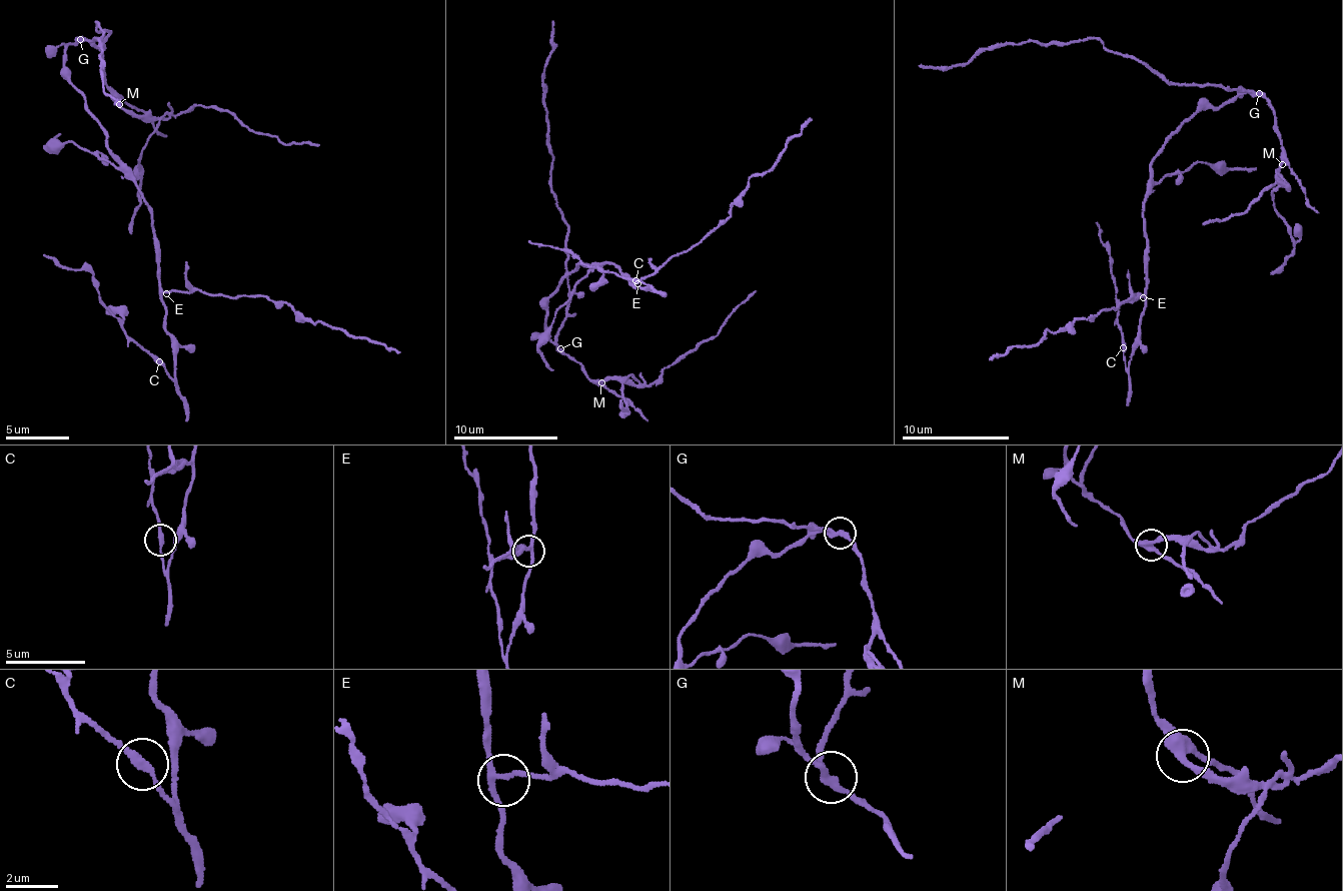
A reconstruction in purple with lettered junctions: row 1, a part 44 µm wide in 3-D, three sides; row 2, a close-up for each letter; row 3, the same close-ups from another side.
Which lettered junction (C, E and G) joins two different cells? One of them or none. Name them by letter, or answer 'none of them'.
G

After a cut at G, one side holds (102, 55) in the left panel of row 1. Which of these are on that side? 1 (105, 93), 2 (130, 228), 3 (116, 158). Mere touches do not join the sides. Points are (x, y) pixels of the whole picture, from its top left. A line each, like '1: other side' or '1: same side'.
1: same side
2: same side
3: other side

